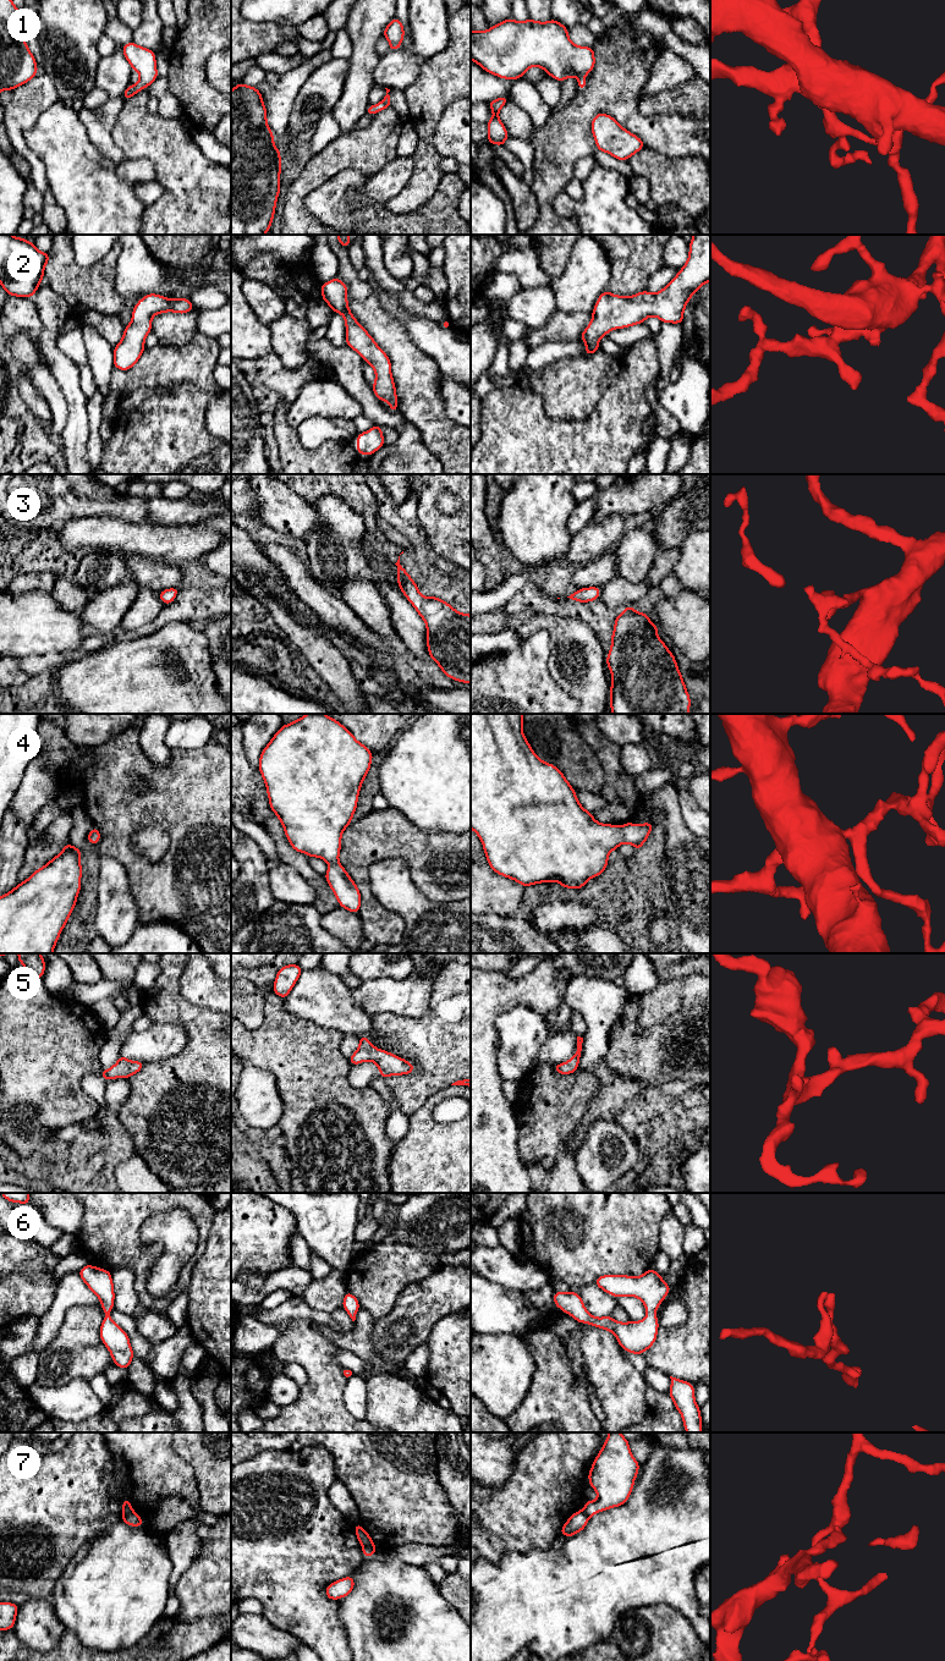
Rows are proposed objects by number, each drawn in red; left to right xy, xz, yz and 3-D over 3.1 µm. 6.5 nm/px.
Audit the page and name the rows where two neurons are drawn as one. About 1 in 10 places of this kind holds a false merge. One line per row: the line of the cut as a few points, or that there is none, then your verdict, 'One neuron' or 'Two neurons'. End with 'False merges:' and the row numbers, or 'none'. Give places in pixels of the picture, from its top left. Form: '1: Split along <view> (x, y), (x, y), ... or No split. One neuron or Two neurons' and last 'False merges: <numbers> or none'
1: No split. One neuron
2: No split. One neuron
3: No split. One neuron
4: No split. One neuron
5: No split. One neuron
6: No split. One neuron
7: Split along xz (363, 1546), (372, 1547), (375, 1551). Two neurons
False merges: 7

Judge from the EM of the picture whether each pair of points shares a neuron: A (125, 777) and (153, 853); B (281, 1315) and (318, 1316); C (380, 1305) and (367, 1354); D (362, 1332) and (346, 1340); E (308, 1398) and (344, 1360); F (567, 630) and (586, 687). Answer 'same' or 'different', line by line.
A: different
B: same
C: different
D: same
E: different
F: same

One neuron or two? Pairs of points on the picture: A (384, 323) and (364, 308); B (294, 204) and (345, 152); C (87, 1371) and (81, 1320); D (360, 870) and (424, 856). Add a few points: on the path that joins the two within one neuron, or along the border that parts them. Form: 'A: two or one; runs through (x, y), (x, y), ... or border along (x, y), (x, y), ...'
A: one; runs through (379, 323), (369, 313)
B: one; runs through (301, 190), (330, 161)
C: one; runs through (84, 1359), (81, 1354), (81, 1332)
D: one; runs through (374, 857), (382, 850), (408, 850)

